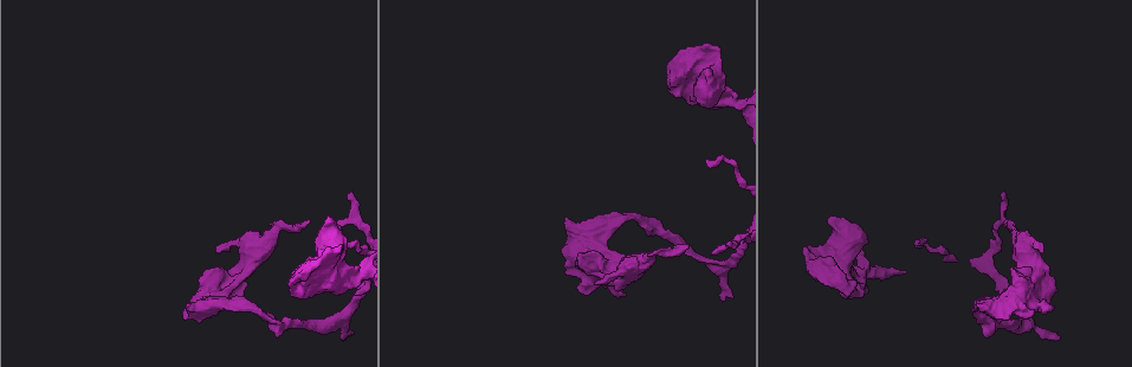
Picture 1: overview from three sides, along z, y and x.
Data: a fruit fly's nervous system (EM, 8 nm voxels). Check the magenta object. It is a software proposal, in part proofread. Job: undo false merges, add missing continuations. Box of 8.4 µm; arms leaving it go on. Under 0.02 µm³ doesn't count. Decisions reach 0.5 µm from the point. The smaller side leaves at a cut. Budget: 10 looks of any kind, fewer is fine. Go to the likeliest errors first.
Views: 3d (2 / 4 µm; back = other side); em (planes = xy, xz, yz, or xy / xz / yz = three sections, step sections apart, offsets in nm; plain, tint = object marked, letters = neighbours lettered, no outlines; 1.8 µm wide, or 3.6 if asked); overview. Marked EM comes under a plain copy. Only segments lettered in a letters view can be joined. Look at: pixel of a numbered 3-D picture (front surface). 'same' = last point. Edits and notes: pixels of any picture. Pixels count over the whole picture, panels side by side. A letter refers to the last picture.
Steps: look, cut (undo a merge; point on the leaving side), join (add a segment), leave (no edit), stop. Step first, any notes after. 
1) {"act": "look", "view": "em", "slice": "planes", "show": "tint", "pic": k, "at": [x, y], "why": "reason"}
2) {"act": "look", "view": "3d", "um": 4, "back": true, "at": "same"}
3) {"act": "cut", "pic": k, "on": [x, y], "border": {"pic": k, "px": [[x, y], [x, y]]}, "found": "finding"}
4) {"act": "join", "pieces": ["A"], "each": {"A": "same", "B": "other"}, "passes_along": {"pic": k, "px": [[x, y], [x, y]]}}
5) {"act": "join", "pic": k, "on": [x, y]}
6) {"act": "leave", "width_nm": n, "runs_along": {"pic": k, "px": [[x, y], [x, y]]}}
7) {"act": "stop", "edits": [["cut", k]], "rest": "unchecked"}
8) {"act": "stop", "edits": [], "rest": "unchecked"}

{"act": "look", "view": "em", "slice": "planes", "show": "letters", "pic": 1, "at": [810, 247], "why": "free end"}

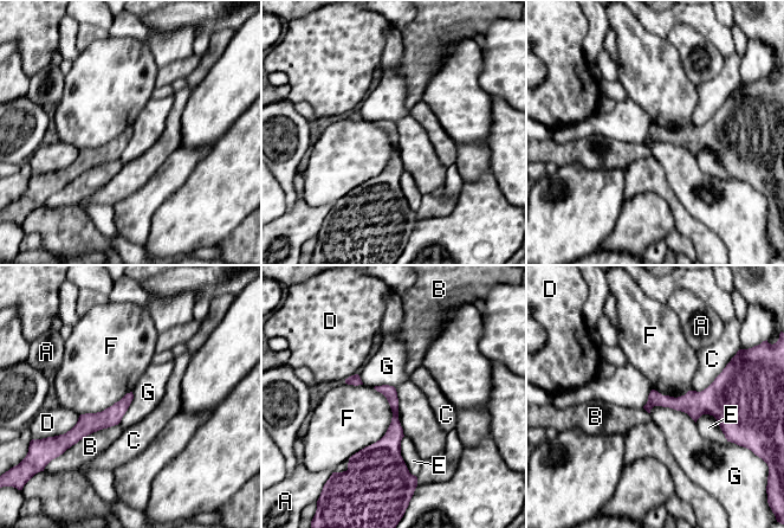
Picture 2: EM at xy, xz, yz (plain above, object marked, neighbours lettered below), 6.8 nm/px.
{"act": "leave", "longest_contact_nm": ["F", 500], "each": {"A": "other", "B": "other", "C": "other", "D": "other", "E": "other", "F": "other", "G": "other"}, "runs_along": {"pic": 2, "px": [[730, 392], [705, 403], [648, 406]]}, "found": "no lettered segment goes on from it"}

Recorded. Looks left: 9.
{"act": "look", "view": "em", "slice": "planes", "show": "letters", "pic": 1, "at": [860, 297], "why": "stops while still wide"}

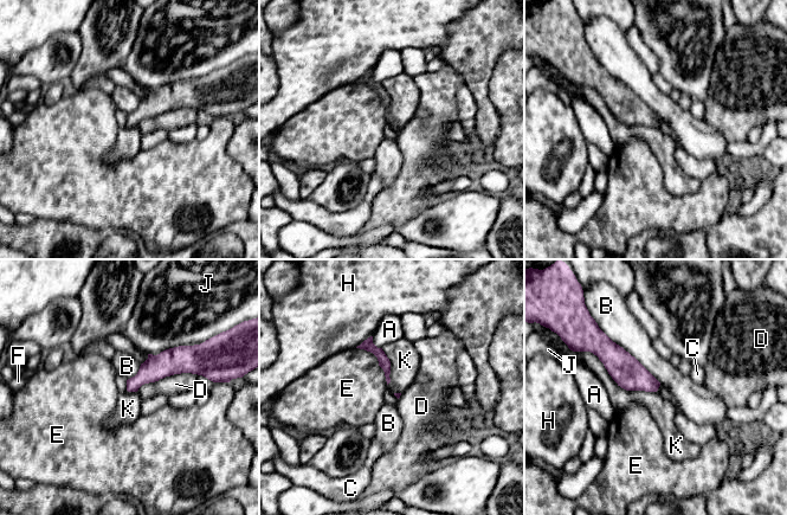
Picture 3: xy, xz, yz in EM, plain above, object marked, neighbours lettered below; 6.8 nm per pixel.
{"act": "leave", "each": {"A": "other", "B": "other", "C": "other", "D": "other", "E": "other", "F": "other", "H": "other", "J": "other", "K": "other"}, "border": {"pic": 3, "px": [[586, 351], [621, 387], [656, 392]]}, "found": "no lettered segment goes on from it"}

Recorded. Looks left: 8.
{"act": "look", "view": "em", "slice": "yz", "step": 16, "show": "tint", "pic": 1, "at": [1048, 310], "why": "branch stops here"}

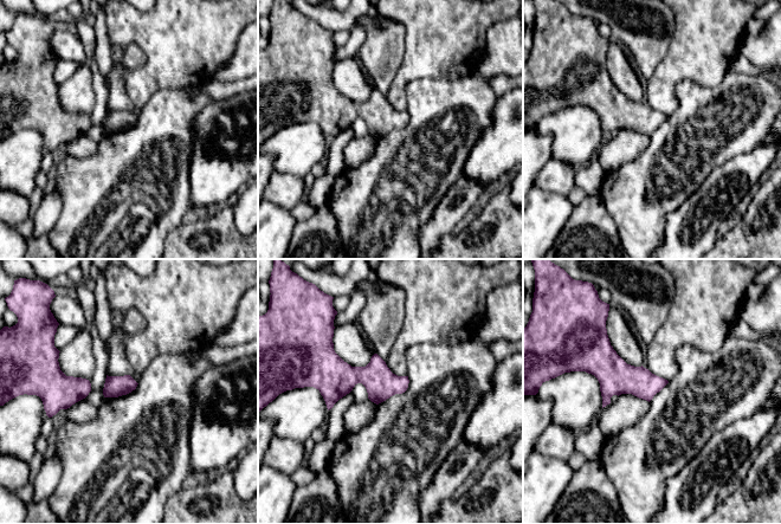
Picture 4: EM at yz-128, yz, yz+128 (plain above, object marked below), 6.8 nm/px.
{"act": "look", "view": "em", "slice": "planes", "show": "letters", "at": "same", "why": "another direction"}

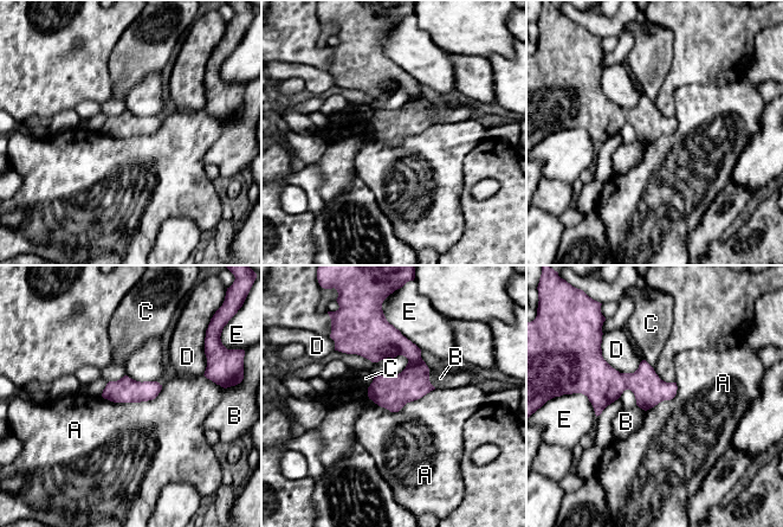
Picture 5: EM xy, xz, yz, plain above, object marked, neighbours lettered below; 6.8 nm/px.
{"act": "leave", "each": {"A": "other", "B": "other", "C": "other", "D": "other", "E": "other"}, "border": {"pic": 5, "px": [[435, 389], [398, 411], [367, 396]]}, "found": "none of them fits"}

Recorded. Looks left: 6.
{"act": "look", "view": "em", "slice": "planes", "show": "letters", "pic": 1, "at": [1004, 221], "why": "free end"}

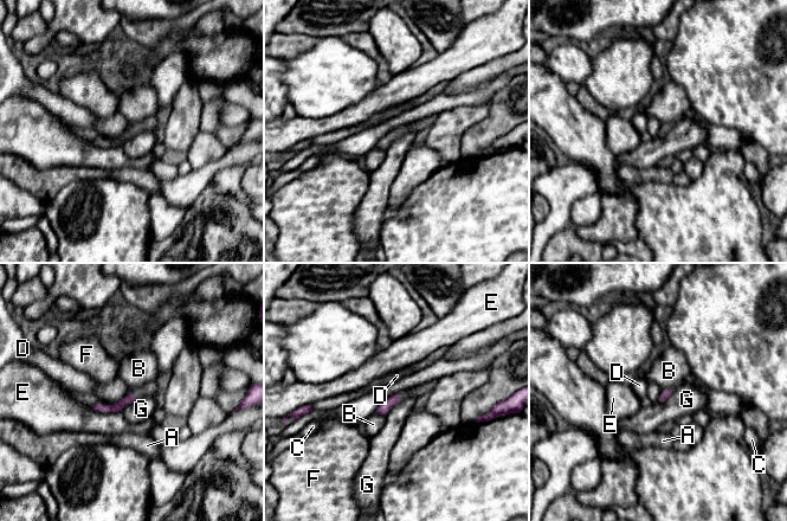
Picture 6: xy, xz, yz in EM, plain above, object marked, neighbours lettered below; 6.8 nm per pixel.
{"act": "leave", "each": {"A": "other", "B": "other", "C": "other", "D": "other", "E": "other", "F": "other", "G": "other"}, "found": "none of them fits"}

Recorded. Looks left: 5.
{"act": "stop", "edits": [], "rest": "unchecked"}

